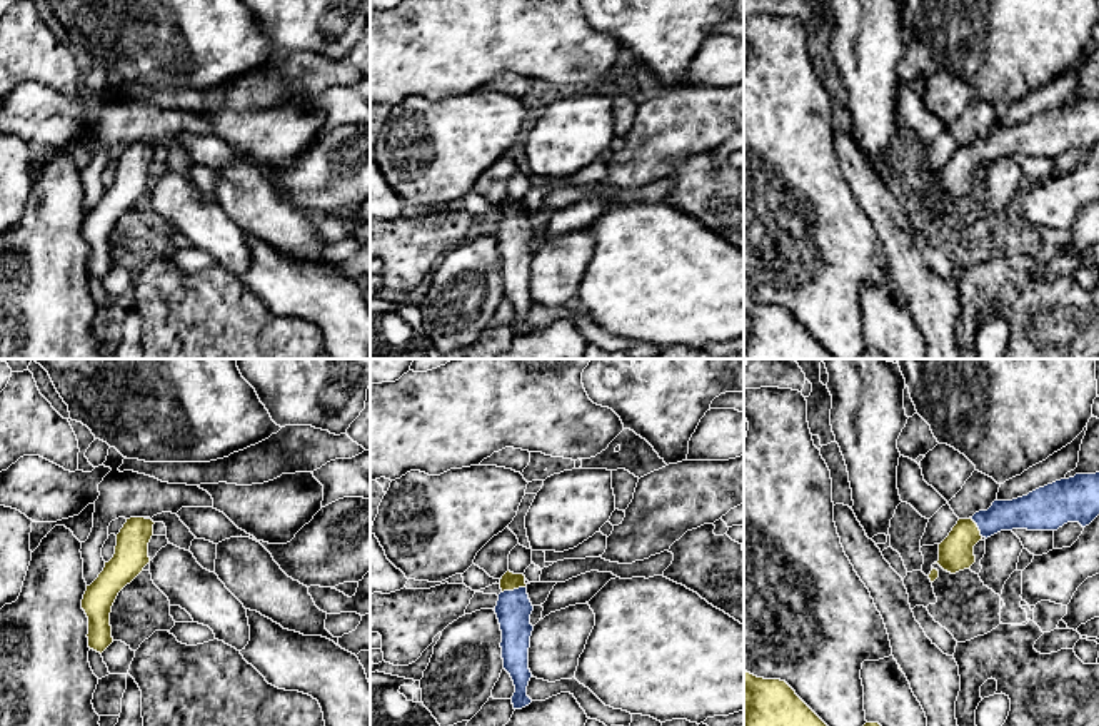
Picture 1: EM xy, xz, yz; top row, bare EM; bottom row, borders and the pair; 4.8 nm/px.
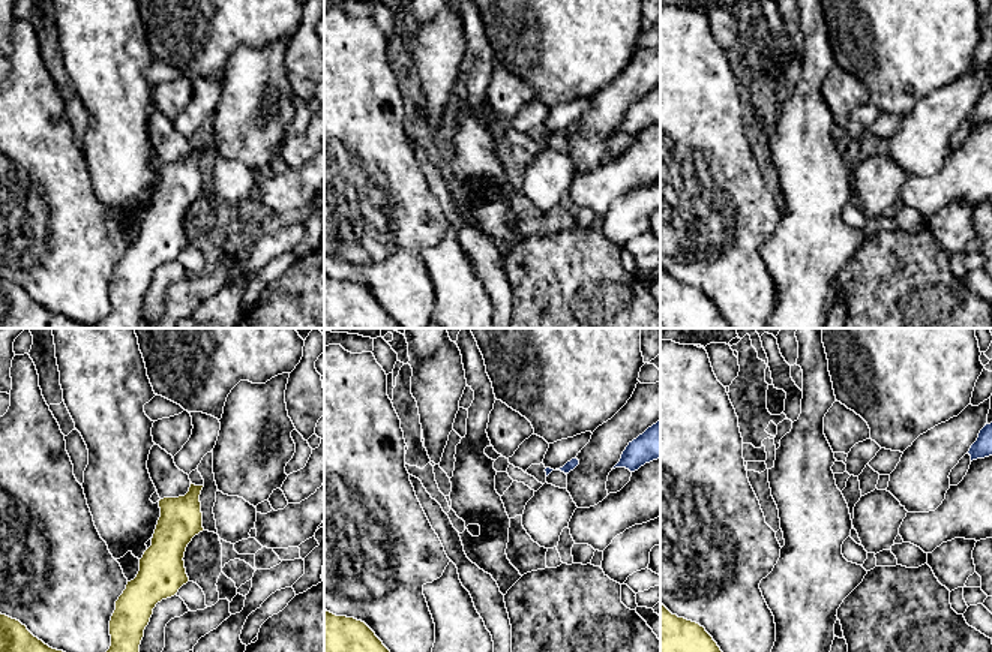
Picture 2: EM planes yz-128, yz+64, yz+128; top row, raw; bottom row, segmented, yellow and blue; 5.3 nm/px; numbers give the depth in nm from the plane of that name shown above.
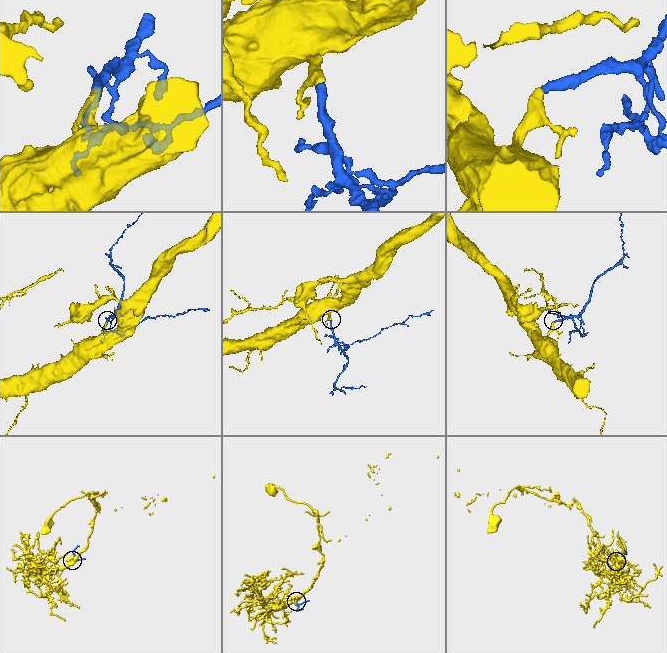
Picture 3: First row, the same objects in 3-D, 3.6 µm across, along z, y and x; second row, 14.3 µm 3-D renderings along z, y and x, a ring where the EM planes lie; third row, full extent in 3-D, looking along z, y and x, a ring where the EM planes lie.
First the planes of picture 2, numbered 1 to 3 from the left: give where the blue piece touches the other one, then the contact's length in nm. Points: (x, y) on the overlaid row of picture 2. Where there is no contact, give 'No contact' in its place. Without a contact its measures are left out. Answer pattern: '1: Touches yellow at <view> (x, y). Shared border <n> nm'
1: No contact
2: No contact
3: No contact

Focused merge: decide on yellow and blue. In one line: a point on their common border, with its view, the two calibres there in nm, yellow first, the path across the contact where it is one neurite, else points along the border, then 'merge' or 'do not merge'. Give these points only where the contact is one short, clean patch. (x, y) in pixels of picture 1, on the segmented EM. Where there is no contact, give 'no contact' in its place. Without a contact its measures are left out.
meets yellow in xz at (512, 589); 90 nm thick on the yellow side, 170 nm on the other; runs through xz (509, 581), (512, 589), (514, 608); merge

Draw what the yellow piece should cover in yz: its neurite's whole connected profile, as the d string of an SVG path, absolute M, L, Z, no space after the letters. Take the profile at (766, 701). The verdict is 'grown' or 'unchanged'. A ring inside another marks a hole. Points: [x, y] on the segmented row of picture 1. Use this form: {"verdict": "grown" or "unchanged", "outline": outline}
{"verdict": "unchanged", "outline": "M744 671L744 726L827 726L797 694L780 679L764 679Z"}

